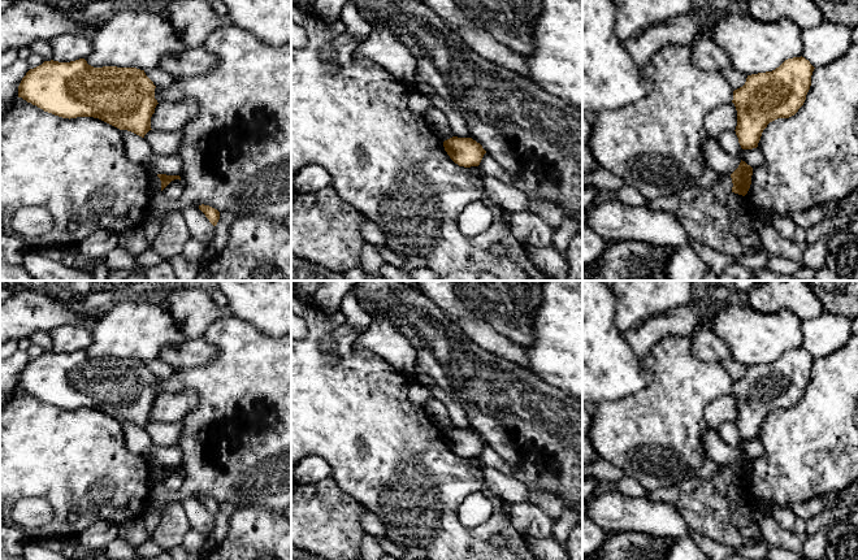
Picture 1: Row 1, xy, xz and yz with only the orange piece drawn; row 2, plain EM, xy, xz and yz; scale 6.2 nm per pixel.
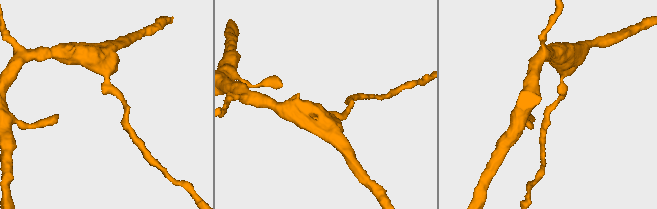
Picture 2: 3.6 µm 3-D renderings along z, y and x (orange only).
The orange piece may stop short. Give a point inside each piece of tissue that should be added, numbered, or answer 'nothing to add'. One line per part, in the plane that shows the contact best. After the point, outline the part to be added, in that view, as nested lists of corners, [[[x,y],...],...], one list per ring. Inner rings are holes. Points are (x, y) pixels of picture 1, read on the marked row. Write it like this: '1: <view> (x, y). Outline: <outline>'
nothing to add

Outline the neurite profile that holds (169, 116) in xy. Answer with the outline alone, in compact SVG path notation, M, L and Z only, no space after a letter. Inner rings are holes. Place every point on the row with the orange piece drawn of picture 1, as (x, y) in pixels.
M194 99L161 101L151 117L151 129L166 133L181 131L198 116L198 112L198 103Z

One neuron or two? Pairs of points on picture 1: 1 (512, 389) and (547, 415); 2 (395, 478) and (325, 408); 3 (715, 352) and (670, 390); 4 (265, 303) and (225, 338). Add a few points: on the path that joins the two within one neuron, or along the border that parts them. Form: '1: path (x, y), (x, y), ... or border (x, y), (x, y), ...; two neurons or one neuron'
1: path (521, 398), (538, 415); one neuron
2: path (378, 461), (342, 425); one neuron
3: border (689, 337), (692, 351), (700, 359), (719, 363); two neurons
4: border (233, 313), (272, 338); two neurons

